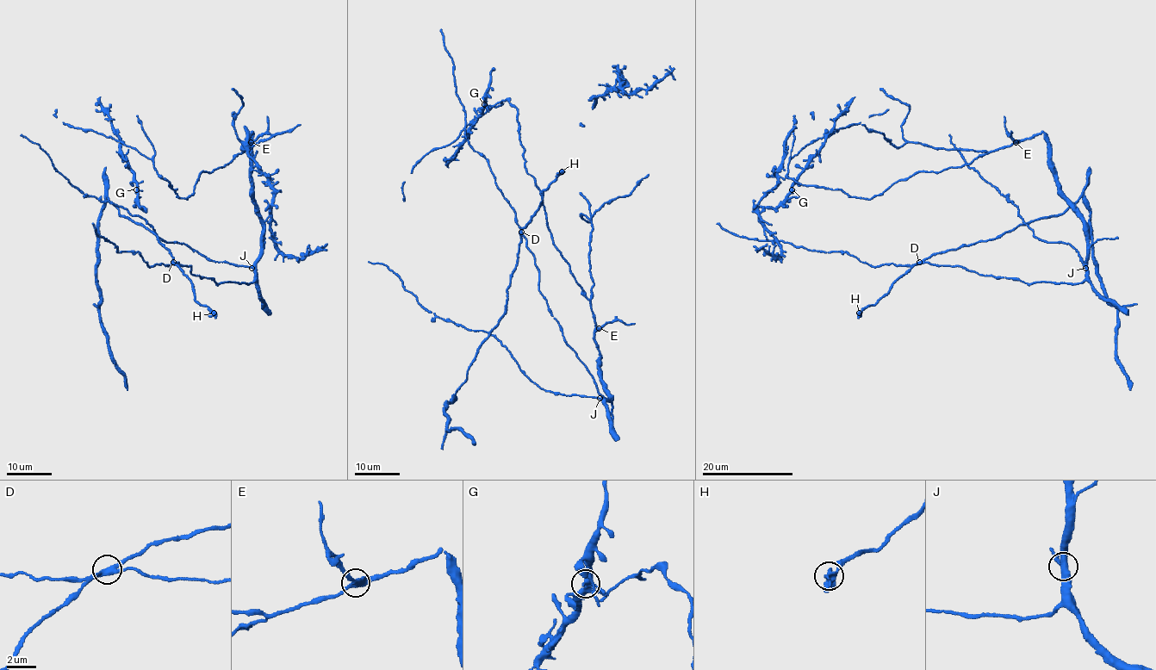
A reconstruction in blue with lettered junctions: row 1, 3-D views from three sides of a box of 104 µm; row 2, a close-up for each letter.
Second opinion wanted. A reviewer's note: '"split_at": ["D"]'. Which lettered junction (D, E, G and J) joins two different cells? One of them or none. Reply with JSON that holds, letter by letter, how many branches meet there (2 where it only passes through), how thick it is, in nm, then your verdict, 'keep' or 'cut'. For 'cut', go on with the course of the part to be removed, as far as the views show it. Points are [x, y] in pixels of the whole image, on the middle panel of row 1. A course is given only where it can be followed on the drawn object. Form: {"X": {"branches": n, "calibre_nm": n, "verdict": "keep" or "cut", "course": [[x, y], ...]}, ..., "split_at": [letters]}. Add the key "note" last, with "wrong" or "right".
{"D": {"branches": 4, "calibre_nm": 320, "verdict": "cut", "course": [[520, 232], [506, 310], [478, 350], [467, 379], [444, 408], [447, 428], [459, 429], [475, 443]]}, "E": {"branches": 3, "calibre_nm": 360, "verdict": "keep"}, "G": {"branches": 3, "calibre_nm": 360, "verdict": "keep"}, "J": {"branches": 3, "calibre_nm": 360, "verdict": "keep"}, "split_at": ["D"], "note": "right"}

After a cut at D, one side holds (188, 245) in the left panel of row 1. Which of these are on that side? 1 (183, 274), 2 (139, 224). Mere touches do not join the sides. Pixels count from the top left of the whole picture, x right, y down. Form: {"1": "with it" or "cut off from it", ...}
{"1": "cut off from it", "2": "cut off from it"}

